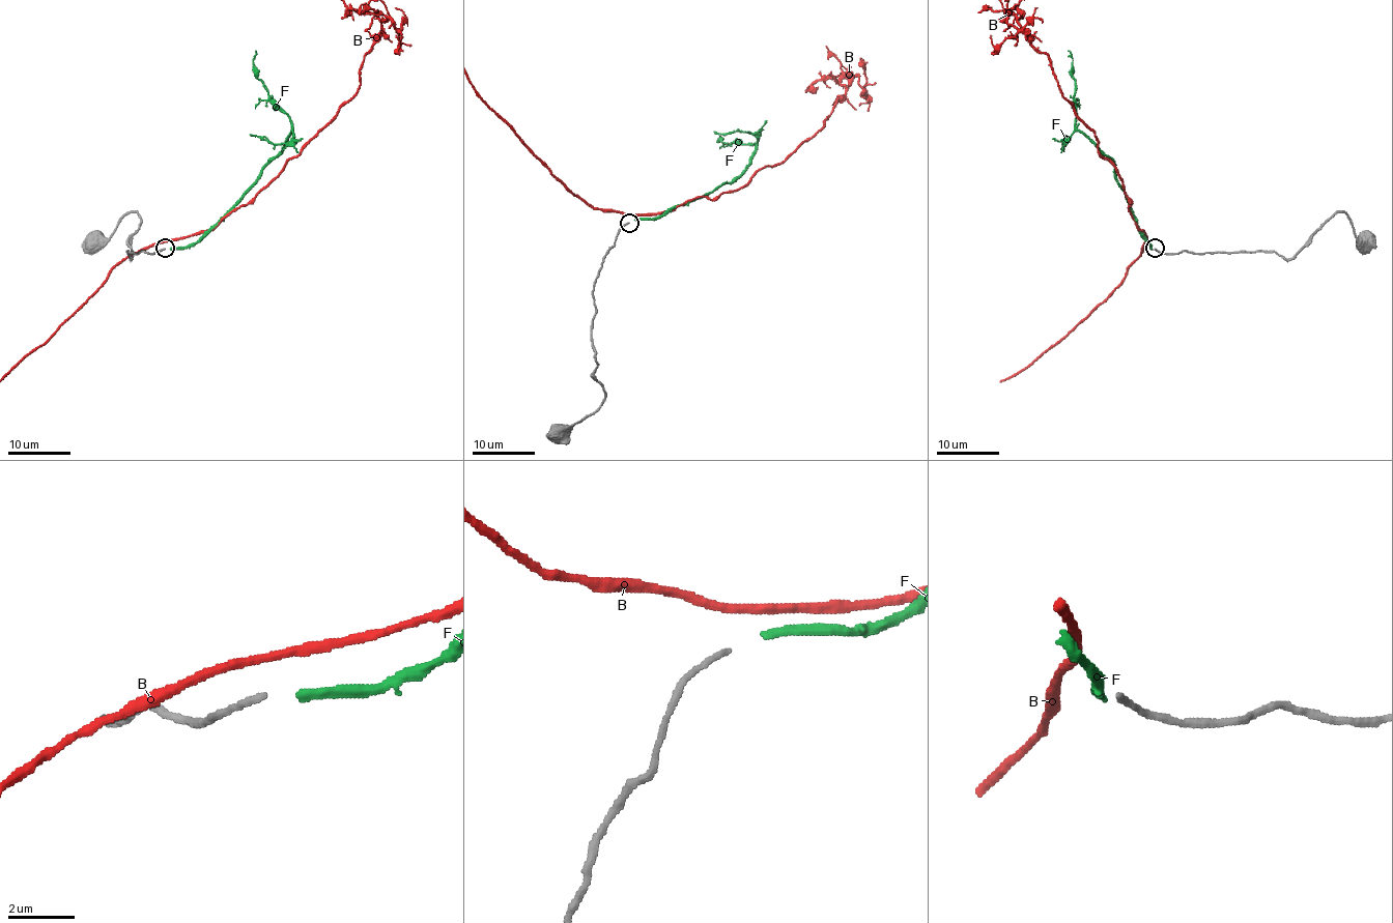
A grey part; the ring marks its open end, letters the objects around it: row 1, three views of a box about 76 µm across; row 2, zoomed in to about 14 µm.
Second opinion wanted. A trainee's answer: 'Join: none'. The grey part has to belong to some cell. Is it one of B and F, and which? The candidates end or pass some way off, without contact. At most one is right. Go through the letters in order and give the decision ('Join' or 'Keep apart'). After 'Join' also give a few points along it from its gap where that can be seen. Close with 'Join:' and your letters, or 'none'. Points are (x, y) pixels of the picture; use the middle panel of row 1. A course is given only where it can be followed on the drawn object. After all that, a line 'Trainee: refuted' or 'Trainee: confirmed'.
B: Keep apart
F: Keep apart
Join: none
Trainee: confirmed

